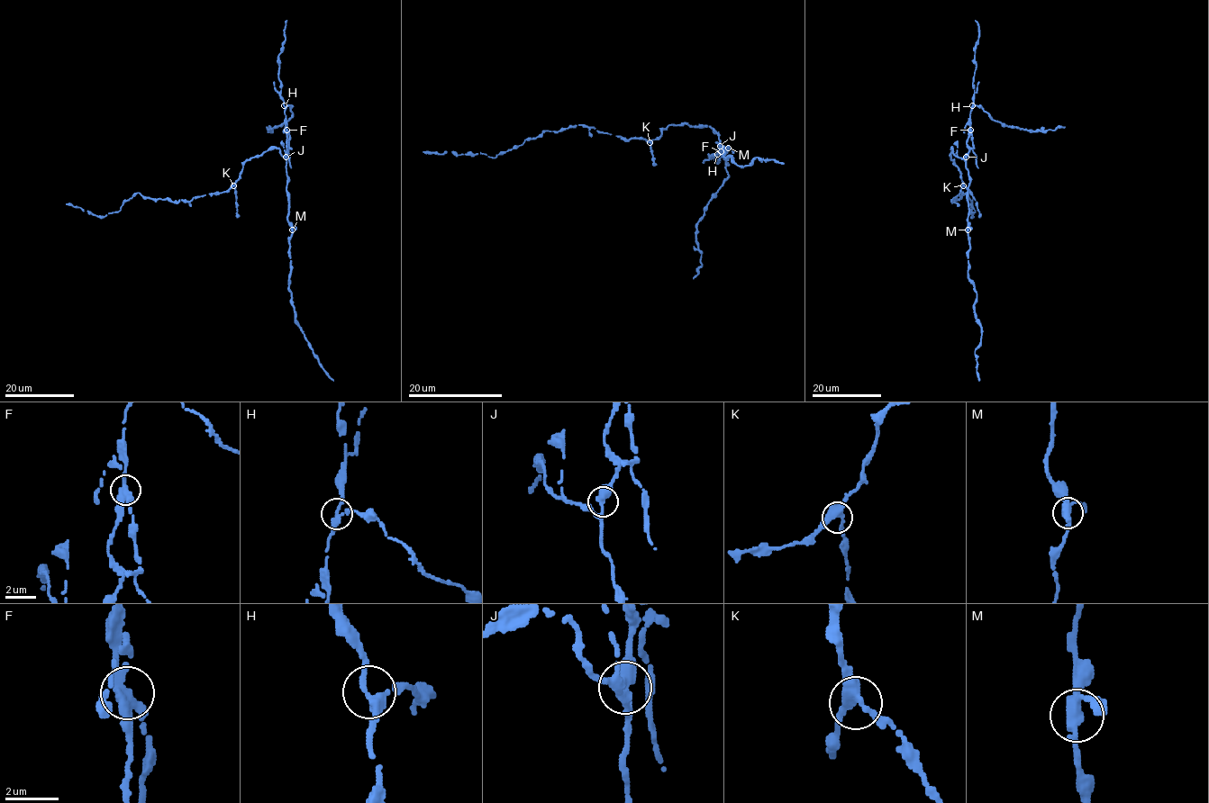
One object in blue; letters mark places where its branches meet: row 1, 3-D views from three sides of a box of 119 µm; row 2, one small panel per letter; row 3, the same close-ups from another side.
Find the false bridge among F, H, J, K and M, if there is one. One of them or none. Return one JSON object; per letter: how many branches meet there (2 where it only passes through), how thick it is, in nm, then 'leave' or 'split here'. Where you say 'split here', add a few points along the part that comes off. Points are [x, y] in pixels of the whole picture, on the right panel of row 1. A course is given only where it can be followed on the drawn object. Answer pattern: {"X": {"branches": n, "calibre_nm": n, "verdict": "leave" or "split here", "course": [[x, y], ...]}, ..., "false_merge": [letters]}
{"F": {"branches": 3, "calibre_nm": 400, "verdict": "split here", "course": [[970, 130], [978, 167]]}, "H": {"branches": 3, "calibre_nm": 280, "verdict": "leave"}, "J": {"branches": 3, "calibre_nm": 300, "verdict": "leave"}, "K": {"branches": 3, "calibre_nm": 380, "verdict": "leave"}, "M": {"branches": 3, "calibre_nm": 320, "verdict": "leave"}, "false_merge": ["F"]}

